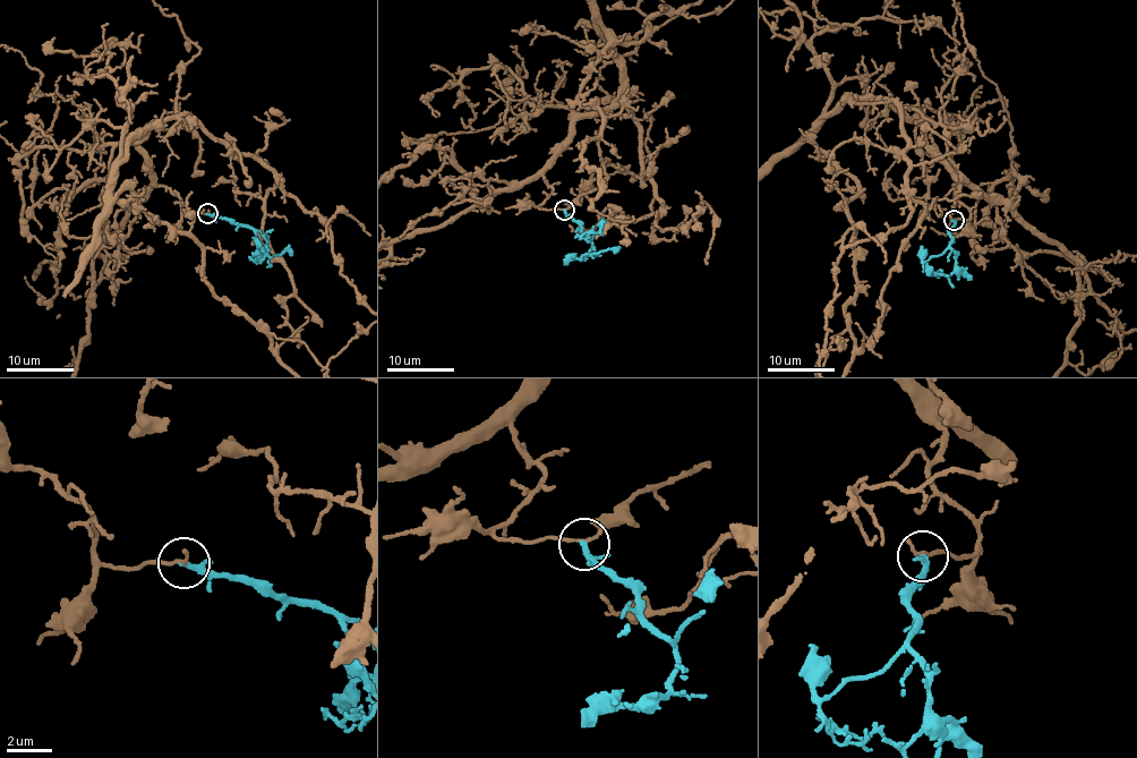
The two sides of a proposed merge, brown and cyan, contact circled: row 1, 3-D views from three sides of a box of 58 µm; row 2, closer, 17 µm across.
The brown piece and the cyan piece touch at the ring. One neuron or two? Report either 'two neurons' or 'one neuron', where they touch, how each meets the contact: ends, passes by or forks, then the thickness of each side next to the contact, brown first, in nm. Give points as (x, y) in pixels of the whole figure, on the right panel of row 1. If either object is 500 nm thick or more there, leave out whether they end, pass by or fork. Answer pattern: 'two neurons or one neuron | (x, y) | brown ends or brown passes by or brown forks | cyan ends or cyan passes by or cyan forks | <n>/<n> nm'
two neurons | (954, 220) | brown ends | cyan passes by | 170/190 nm

